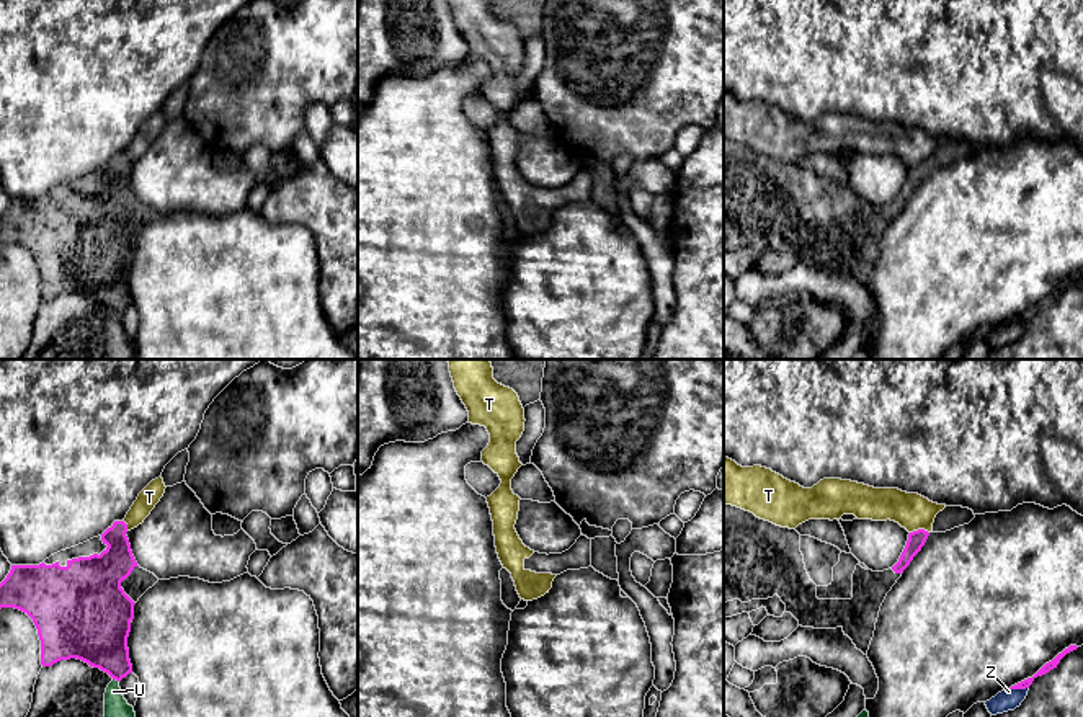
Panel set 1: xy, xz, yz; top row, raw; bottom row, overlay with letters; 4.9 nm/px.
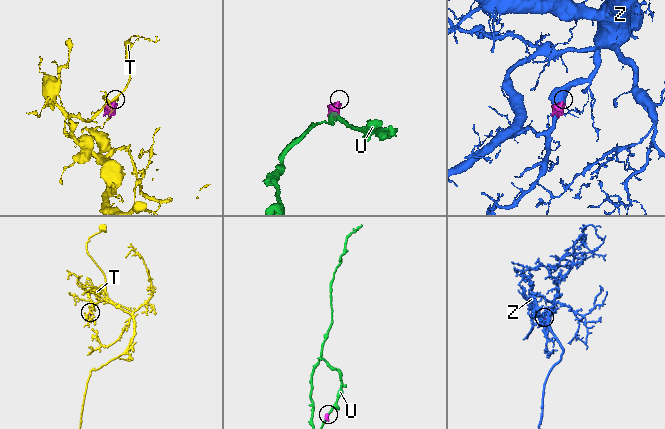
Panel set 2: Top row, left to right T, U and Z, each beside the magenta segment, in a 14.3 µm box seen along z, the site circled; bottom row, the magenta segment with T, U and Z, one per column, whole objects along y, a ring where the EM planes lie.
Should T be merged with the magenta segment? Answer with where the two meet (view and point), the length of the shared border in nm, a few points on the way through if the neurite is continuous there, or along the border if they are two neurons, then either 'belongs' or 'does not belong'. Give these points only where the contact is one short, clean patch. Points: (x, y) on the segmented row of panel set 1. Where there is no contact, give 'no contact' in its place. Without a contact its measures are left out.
contact yz (918, 529); length 100 nm; border yz (928, 531), (917, 529), (910, 533); does not belong

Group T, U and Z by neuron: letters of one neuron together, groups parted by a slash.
T / U / Z

